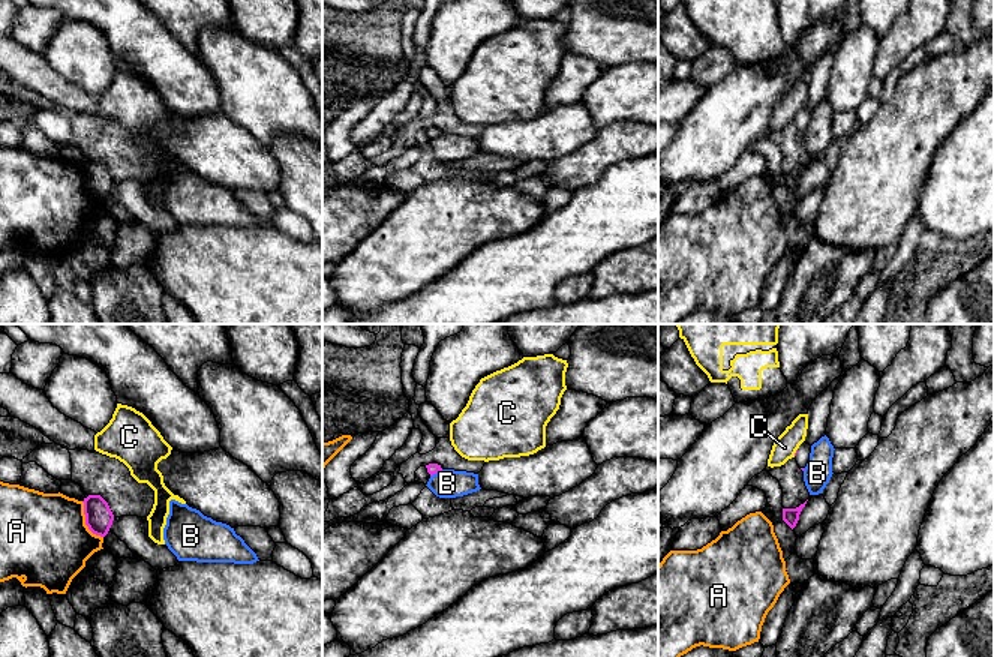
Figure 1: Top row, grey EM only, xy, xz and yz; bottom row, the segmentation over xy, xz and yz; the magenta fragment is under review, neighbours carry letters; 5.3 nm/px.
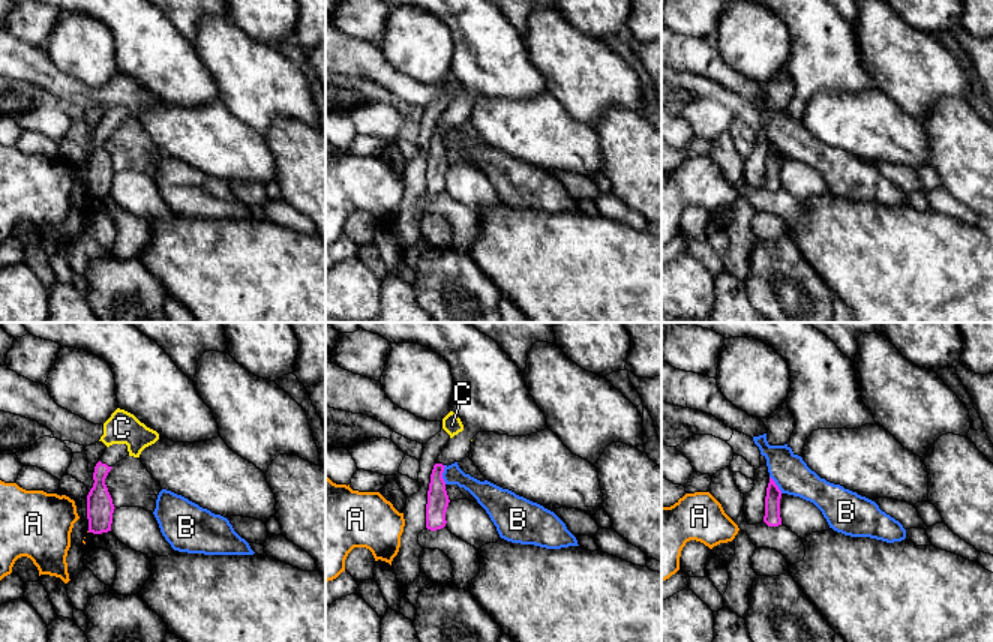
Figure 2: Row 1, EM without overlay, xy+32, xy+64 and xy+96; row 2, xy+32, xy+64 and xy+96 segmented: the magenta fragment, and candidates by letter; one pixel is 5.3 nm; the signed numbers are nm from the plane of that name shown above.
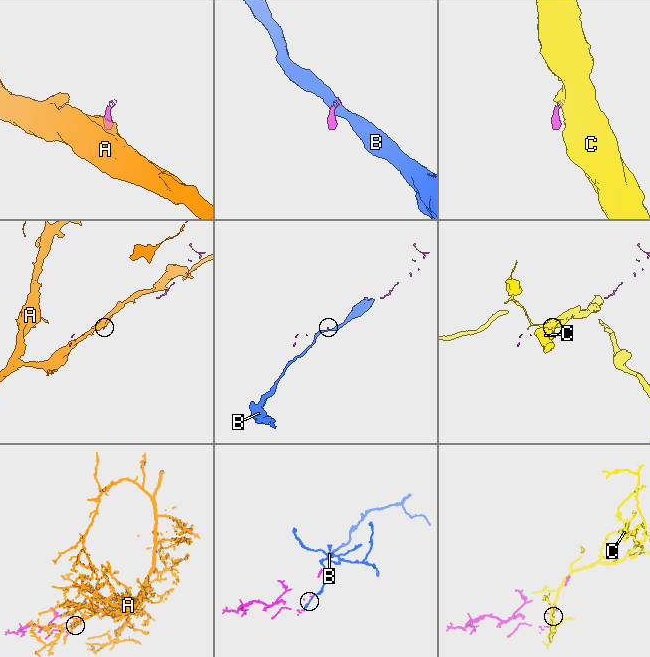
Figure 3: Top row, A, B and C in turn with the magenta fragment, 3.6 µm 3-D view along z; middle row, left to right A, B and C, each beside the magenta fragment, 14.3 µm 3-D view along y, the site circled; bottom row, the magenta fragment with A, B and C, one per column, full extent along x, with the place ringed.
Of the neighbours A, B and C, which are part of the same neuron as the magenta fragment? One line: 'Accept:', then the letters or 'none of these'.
Accept: none of these

